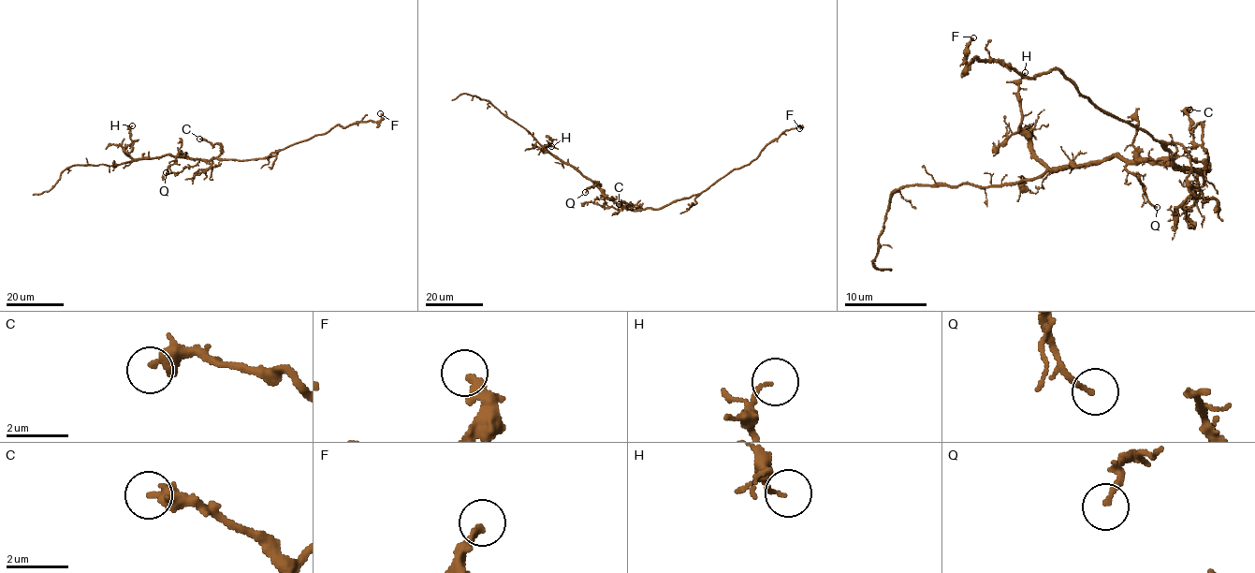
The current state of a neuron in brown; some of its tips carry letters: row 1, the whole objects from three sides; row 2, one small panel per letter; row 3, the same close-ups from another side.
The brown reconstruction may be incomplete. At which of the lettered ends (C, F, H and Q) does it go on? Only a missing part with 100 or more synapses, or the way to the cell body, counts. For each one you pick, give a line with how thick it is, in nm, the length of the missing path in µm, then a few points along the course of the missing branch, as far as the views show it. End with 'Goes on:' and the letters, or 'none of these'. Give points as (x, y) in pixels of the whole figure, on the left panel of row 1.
Goes on: none of these

